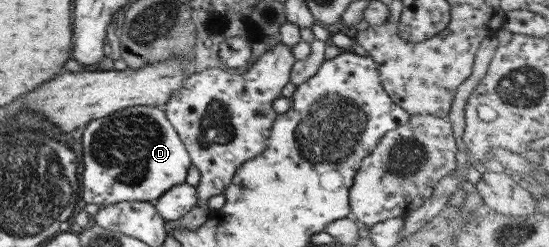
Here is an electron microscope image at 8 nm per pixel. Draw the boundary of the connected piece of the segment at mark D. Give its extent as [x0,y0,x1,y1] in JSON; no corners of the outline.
[81,105,192,208]

